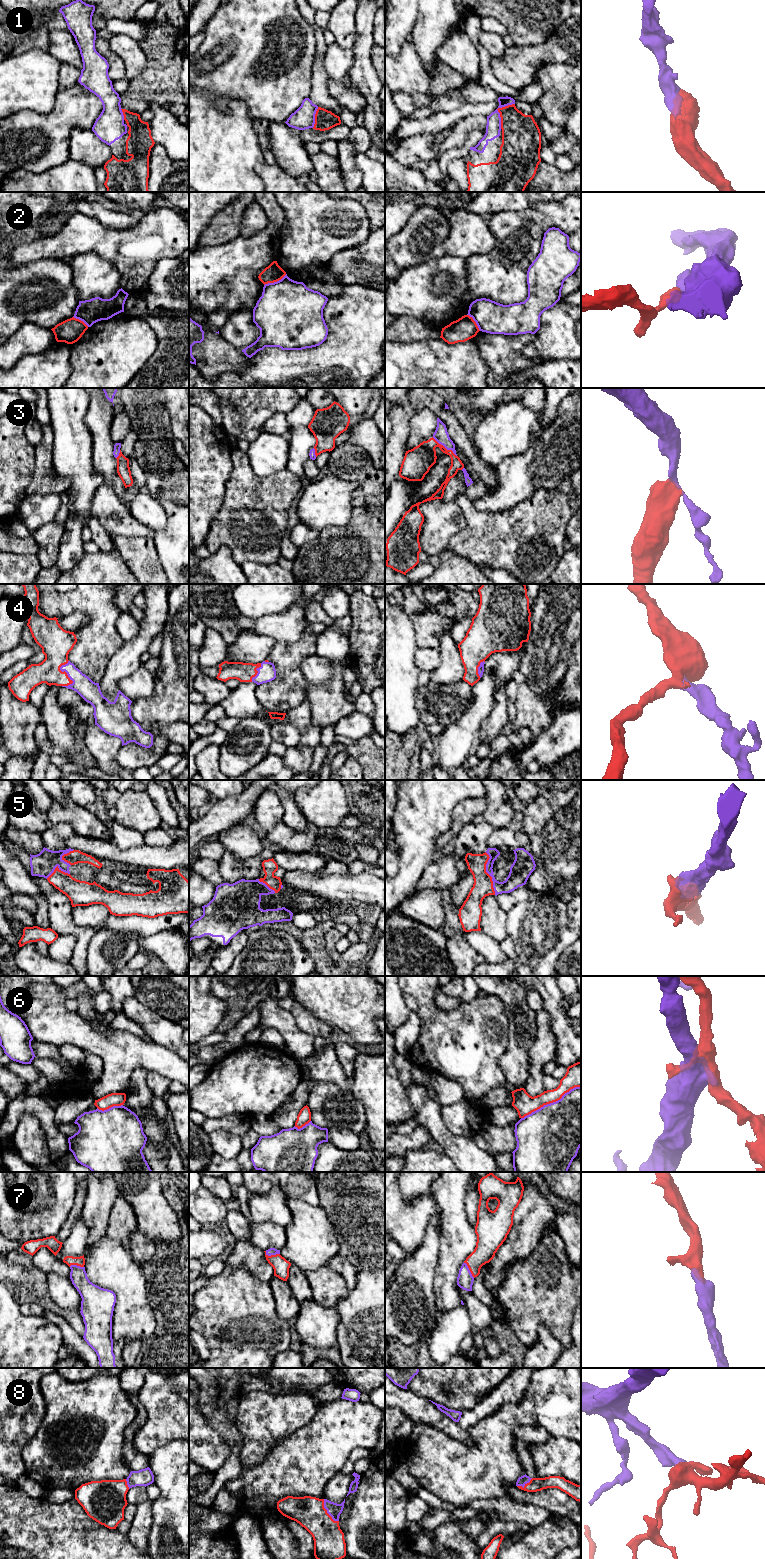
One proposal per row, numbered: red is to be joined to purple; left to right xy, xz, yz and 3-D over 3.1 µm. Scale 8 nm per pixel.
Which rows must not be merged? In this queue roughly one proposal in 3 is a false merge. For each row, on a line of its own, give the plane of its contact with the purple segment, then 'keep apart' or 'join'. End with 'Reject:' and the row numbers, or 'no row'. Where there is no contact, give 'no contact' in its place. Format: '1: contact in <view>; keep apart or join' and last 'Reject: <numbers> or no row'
1: contact in yz; join
2: contact in xz; keep apart
3: contact in yz; join
4: contact in xy; join
5: contact in yz; join
6: contact in yz; keep apart
7: contact in xz; join
8: contact in xz; join
Reject: 2, 6

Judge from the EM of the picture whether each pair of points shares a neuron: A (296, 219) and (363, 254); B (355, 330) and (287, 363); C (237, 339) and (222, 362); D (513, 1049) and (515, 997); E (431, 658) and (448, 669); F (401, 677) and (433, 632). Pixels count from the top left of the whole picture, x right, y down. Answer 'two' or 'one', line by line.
A: two
B: one
C: two
D: one
E: two
F: two

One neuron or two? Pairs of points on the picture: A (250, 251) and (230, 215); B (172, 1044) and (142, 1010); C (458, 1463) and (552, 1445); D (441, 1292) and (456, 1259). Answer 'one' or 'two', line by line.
A: two
B: one
C: two
D: one

